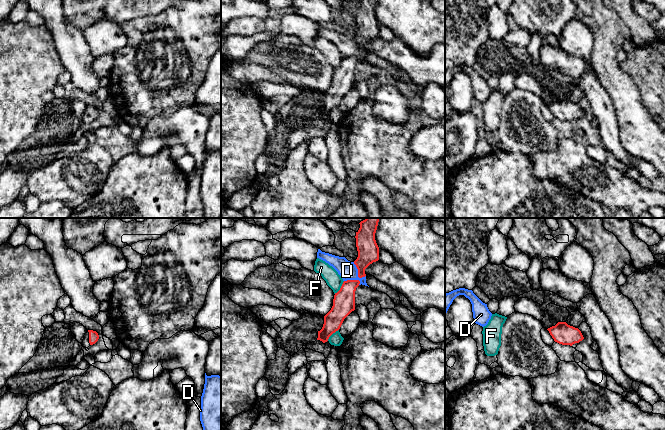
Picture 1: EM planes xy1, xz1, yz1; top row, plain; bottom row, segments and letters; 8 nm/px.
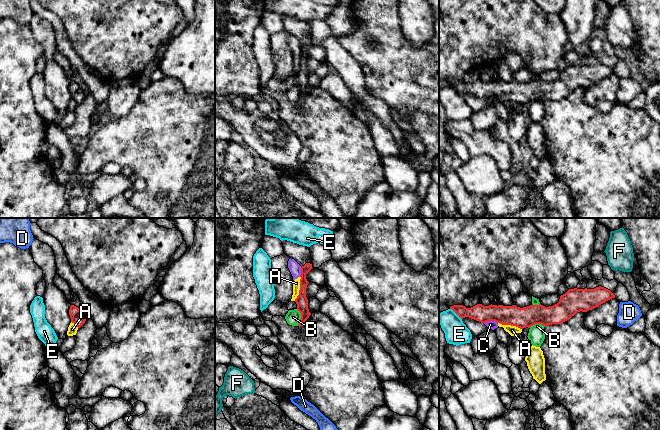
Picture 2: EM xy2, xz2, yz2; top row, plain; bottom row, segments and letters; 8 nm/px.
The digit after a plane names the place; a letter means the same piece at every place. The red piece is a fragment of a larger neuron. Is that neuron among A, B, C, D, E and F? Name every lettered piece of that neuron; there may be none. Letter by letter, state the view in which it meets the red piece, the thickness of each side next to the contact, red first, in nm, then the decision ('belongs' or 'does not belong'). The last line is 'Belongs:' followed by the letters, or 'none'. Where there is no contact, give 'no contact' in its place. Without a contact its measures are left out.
A: contact in xz2; calibres 100 and 60 nm; does not belong
B: contact in xz2; calibres 100 and 120 nm; does not belong
C: contact in yz2; calibres 160 and 70 nm; does not belong
D: contact in xz1; calibres 180 and 150 nm; does not belong
E: contact in yz2; calibres 140 and 190 nm; does not belong
F: contact in xz1; calibres 180 and 120 nm; does not belong
Belongs: none

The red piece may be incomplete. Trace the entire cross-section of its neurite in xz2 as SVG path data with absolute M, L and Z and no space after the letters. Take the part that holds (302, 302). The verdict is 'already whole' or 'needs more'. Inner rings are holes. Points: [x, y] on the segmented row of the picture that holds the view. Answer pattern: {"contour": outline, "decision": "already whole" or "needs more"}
{"contour": "M306 263L304 266L301 267L301 279L300 279L300 290L299 295L295 299L297 304L297 310L301 313L301 319L298 326L302 326L302 324L309 318L311 313L308 309L308 299L306 297L306 288L308 285L308 281L306 279L306 274L311 270L312 264Z", "decision": "already whole"}

